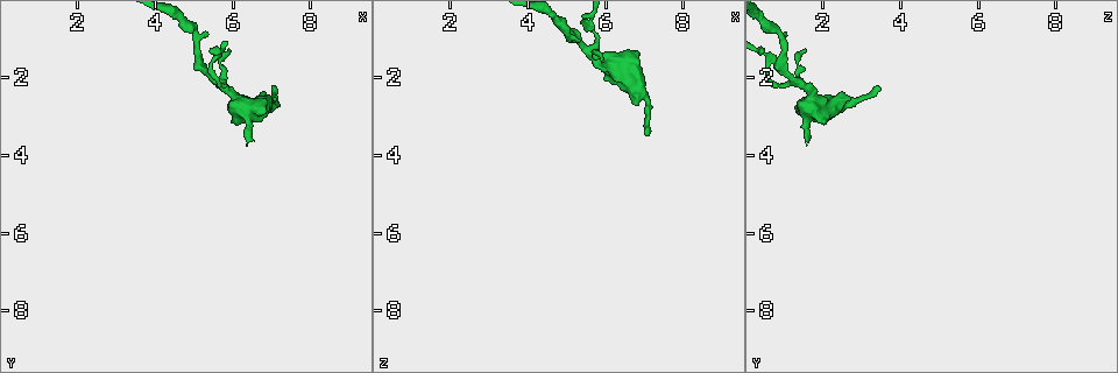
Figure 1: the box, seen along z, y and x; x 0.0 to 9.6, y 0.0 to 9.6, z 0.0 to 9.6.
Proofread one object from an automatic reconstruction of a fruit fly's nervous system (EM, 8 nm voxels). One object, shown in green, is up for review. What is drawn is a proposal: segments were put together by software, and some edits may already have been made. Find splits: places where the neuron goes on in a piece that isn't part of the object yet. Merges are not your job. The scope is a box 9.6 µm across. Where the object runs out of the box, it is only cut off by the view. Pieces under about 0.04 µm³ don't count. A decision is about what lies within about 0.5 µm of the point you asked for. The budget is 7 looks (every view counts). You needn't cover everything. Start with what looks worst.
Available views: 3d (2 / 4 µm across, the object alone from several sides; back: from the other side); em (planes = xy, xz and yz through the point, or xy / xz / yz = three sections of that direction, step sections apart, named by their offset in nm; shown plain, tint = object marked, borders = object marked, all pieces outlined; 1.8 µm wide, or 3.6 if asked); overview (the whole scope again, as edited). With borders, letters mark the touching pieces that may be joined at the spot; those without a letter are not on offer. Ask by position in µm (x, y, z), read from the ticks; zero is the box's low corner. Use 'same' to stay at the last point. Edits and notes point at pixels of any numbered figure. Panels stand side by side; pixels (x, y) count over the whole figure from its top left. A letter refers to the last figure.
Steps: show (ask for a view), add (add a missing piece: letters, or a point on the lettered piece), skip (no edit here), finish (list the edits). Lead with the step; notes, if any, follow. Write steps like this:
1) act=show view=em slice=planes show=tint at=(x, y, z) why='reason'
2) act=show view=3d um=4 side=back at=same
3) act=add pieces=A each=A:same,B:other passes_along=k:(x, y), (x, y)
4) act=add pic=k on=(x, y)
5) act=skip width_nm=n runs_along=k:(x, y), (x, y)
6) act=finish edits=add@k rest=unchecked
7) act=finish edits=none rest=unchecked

act=show view=em slice=planes show=borders at=(5.90, 1.20, 1.50)

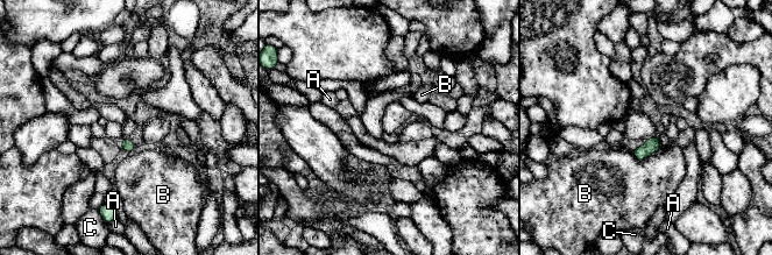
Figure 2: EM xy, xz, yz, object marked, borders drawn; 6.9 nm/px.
act=skip longest_contact=B:150nm each=A:other,B:other,C:other border=2:(653, 151), (641, 160), (632, 155) found='none of them fits'

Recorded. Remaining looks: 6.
act=show view=em slice=xz step=8 show=tint at=(7.00, 2.35, 3.45) why='tapers out'

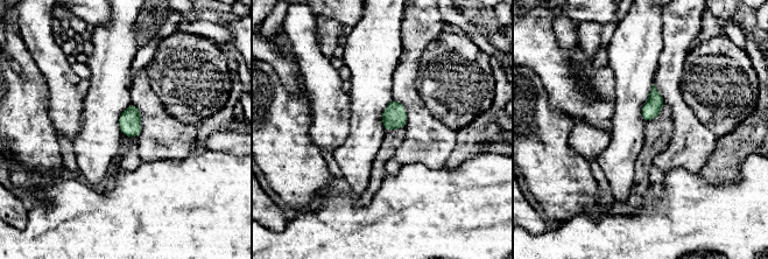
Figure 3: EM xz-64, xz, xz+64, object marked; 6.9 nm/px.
act=show view=em slice=xy step=4 show=borders at=same why='another direction'

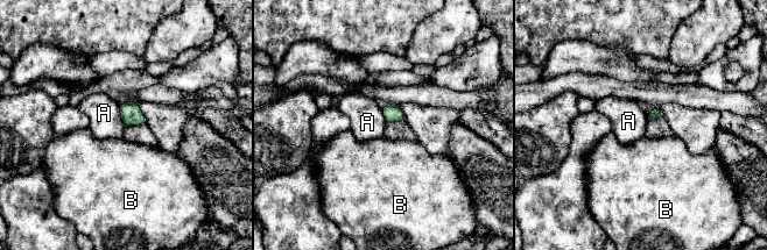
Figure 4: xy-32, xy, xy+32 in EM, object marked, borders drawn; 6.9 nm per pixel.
act=skip each=A:other,B:other border=4:(119, 106), (119, 113), (125, 126) found='no lettered piece goes on from it'

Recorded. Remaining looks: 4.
act=show view=3d um=2 at=(6.45, 3.65, 1.60) why='an open end'

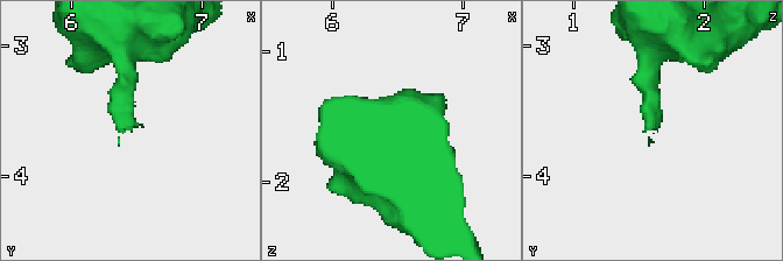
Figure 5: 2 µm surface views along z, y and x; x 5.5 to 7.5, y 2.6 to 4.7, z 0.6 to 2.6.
act=show view=em slice=planes show=borders at=(6.46, 3.64, 1.66)

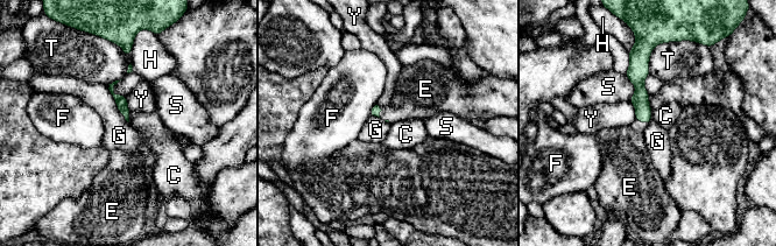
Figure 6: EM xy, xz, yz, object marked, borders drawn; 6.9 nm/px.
act=add pieces=E each=C:other,E:same,F:other,G:other,H:other,S:other,T:other,Y:other passes_along=6:(640, 99), (640, 120), (625, 152) found='it goes on there'

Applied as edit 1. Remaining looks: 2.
act=finish edits=add@6 rest=unchecked

